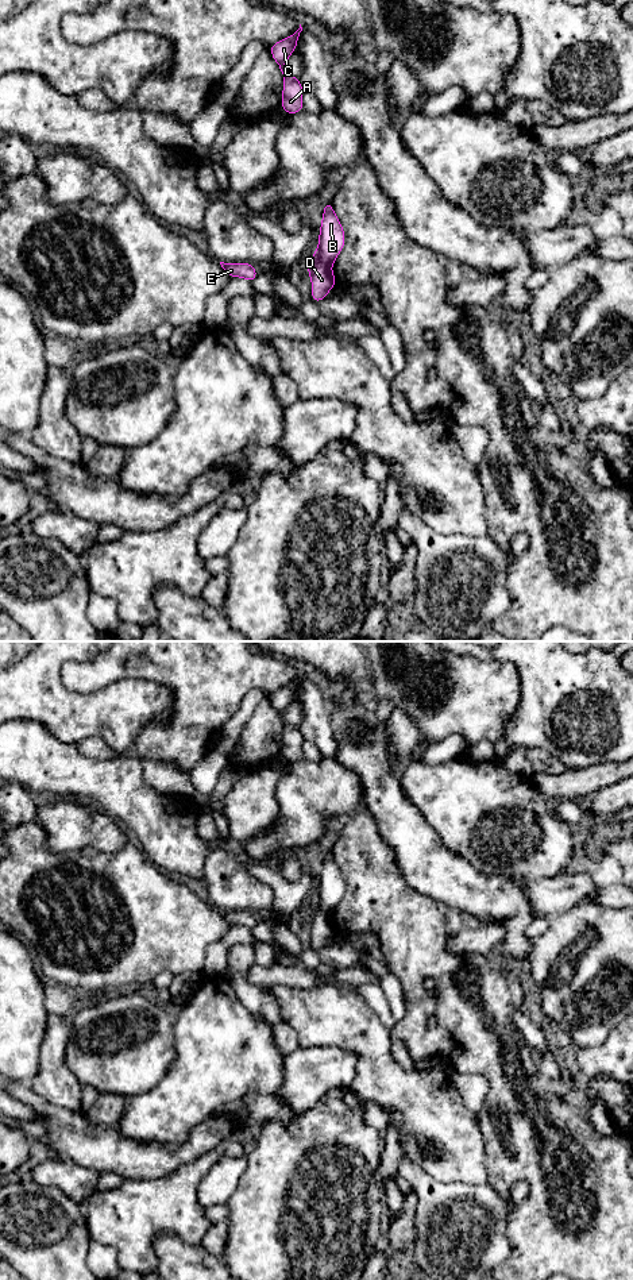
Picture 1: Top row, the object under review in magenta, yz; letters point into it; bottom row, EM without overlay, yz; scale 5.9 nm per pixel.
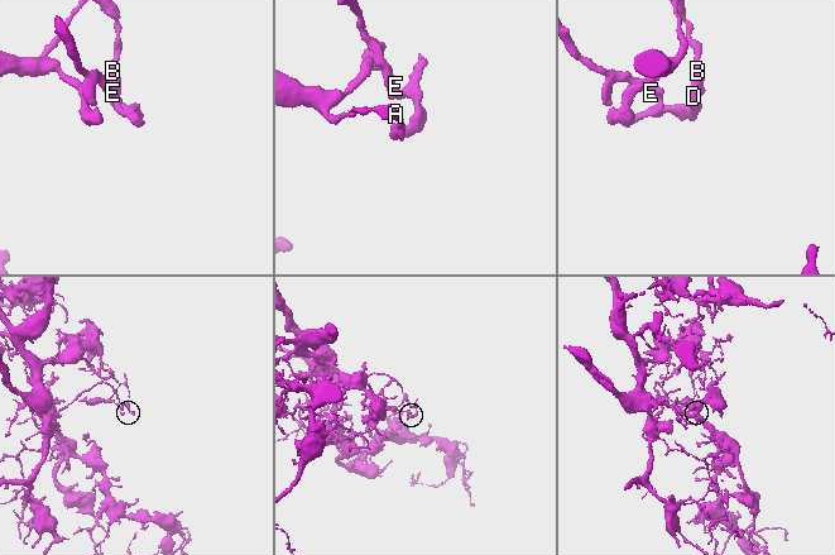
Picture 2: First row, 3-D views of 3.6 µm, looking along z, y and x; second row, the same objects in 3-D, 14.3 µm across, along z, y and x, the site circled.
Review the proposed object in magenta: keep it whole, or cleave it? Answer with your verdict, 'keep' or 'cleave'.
cleave

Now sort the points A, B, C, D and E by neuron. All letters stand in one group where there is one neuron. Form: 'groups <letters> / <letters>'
groups A B C / D E

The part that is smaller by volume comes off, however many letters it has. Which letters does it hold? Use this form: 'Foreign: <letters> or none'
Foreign: A, B, C

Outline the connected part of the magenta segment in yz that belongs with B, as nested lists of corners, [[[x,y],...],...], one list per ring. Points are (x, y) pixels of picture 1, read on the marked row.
[[[331,201],[324,204],[323,220],[319,234],[319,246],[313,252],[321,263],[332,267],[336,257],[341,252],[346,235],[339,217],[335,215]]]

